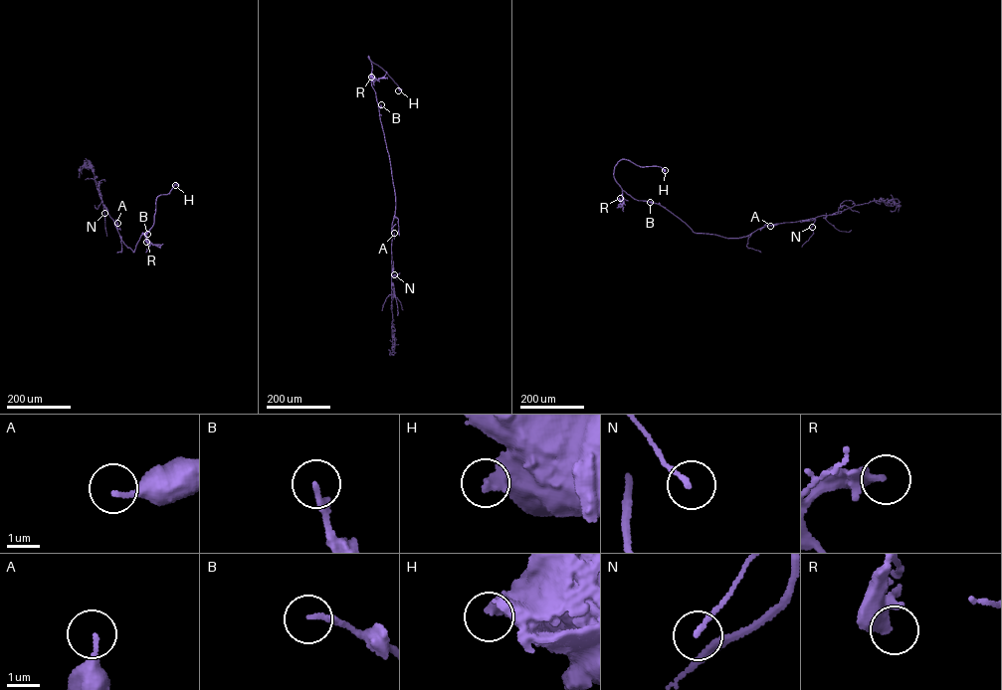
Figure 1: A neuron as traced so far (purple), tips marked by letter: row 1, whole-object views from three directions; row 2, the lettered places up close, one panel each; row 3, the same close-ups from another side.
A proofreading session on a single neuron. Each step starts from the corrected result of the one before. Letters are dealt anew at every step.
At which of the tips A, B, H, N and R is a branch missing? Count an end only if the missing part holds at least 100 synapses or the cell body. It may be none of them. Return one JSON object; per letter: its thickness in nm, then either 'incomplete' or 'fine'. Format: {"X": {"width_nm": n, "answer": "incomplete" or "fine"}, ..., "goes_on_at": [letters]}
{"A": {"width_nm": 150, "answer": "fine"}, "B": {"width_nm": 190, "answer": "fine"}, "H": {"width_nm": 400, "answer": "fine"}, "N": {"width_nm": 140, "answer": "fine"}, "R": {"width_nm": 300, "answer": "fine"}, "goes_on_at": []}

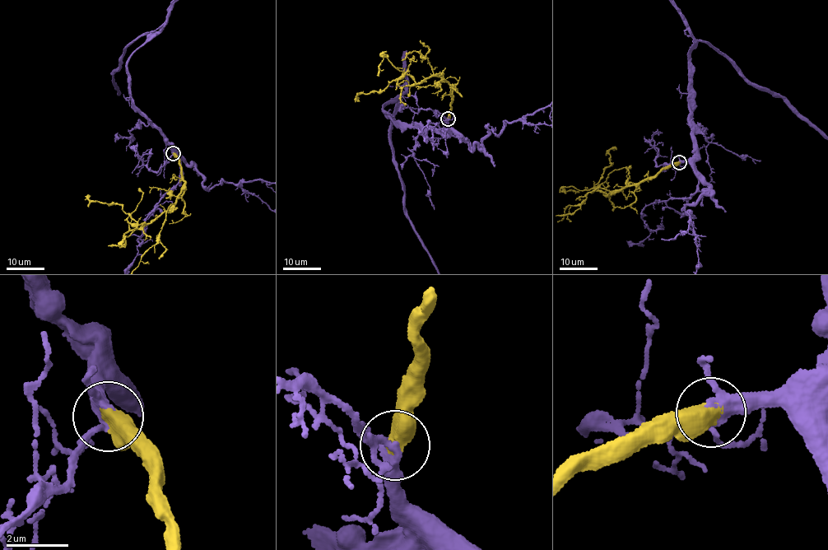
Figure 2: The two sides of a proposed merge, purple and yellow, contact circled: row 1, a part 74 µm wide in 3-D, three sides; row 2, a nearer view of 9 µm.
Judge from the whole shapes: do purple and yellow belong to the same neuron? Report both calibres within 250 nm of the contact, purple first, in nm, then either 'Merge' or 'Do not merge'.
Thickness 280 nm (purple) against 650 nm. Merge

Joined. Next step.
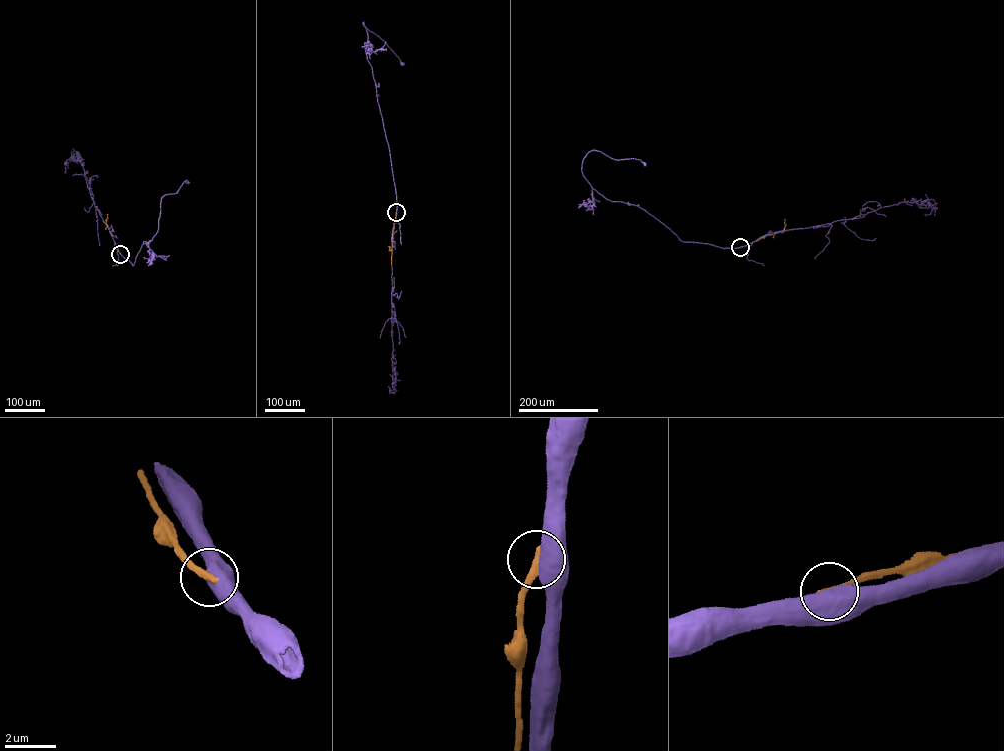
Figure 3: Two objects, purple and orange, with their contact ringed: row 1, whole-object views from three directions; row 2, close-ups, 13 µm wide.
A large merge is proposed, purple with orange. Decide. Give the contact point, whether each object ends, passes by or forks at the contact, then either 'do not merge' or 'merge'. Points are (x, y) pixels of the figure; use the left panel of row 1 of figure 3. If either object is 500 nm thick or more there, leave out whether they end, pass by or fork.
at (120, 254); do not merge

